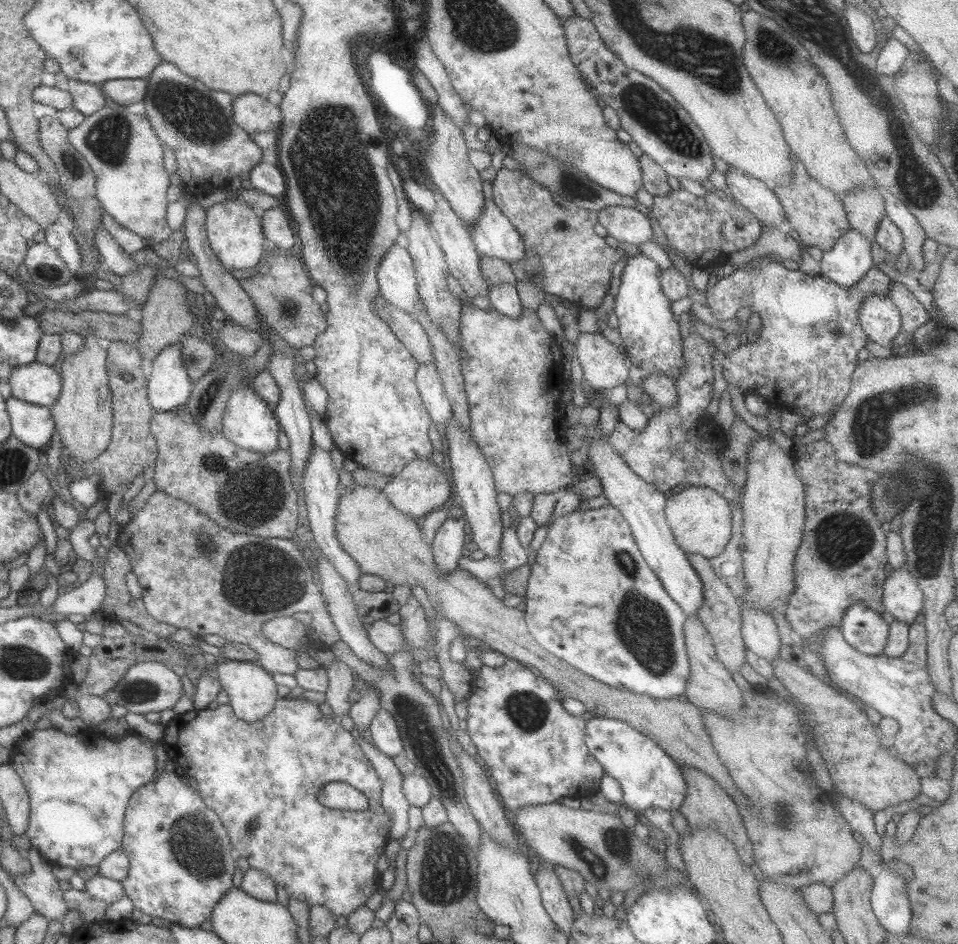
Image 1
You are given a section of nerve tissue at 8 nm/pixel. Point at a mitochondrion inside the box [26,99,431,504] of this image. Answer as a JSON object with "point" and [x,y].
{"point":[322,154]}

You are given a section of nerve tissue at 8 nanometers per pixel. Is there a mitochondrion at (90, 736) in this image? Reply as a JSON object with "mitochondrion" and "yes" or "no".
{"mitochondrion":"no"}

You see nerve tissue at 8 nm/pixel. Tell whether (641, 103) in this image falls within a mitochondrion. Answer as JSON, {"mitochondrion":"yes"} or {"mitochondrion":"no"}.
{"mitochondrion":"yes"}

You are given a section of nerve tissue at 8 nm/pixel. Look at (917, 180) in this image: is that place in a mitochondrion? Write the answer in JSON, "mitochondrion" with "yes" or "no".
{"mitochondrion":"yes"}

